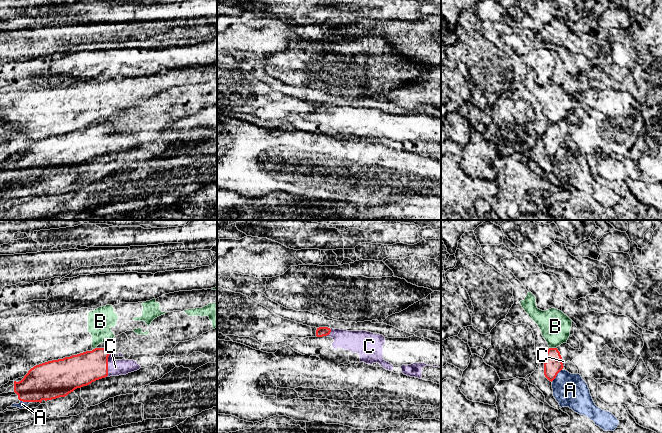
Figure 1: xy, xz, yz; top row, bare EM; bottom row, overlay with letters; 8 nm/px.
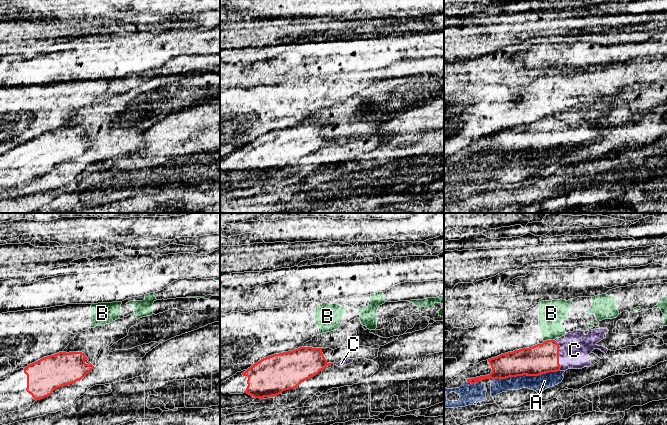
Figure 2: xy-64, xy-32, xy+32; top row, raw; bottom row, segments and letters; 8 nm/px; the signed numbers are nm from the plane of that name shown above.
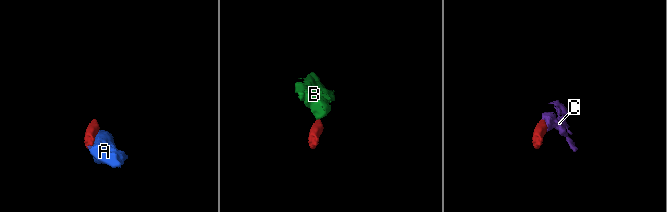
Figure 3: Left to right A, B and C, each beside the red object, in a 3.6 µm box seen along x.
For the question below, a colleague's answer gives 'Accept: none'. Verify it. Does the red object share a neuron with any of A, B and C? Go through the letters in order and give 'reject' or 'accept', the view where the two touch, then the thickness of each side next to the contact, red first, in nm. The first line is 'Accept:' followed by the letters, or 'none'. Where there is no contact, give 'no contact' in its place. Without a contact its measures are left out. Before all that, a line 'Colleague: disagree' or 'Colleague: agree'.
Colleague: disagree
Accept: C
A: reject | yz | 150/280 nm
B: reject | yz | 150/240 nm
C: accept | xy | 260/130 nm

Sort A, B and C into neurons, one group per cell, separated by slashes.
A / B / C

